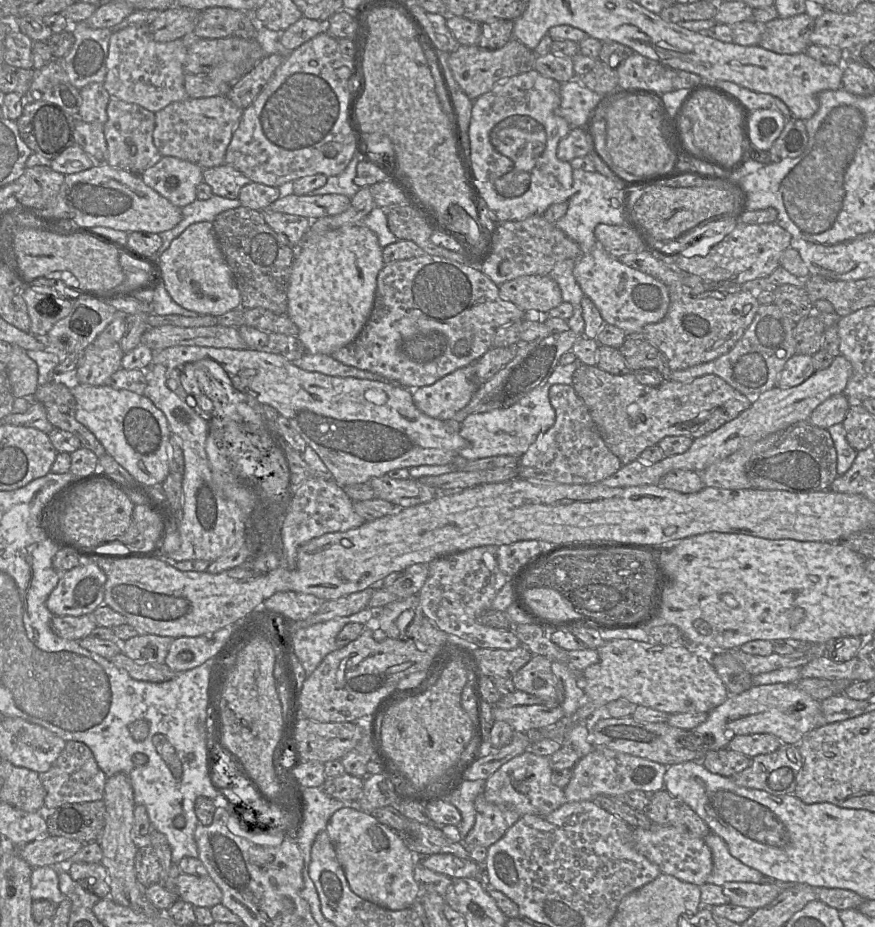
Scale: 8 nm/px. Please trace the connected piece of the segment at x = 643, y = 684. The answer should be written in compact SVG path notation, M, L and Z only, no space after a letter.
M615 639L605 642L597 649L599 660L587 667L579 676L583 685L583 704L570 716L564 716L547 727L527 731L531 744L540 739L554 739L564 742L567 733L576 725L587 723L591 715L599 708L620 698L625 698L637 706L645 706L665 712L669 715L679 713L711 712L729 697L729 692L714 669L711 658L698 654L687 644L686 646L661 645L651 642L640 642L632 639Z

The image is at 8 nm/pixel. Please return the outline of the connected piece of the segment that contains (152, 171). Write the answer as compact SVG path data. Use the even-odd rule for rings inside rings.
M162 156L141 175L143 182L180 208L197 199L196 188L203 182L200 166L173 156Z

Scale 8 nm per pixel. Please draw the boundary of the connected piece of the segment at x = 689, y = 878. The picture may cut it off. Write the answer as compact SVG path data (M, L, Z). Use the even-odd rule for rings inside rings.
M653 822L649 829L633 828L632 834L634 849L657 865L662 873L699 887L707 883L712 872L713 861L712 852L705 839L689 836L687 832L678 830L674 826L663 826Z

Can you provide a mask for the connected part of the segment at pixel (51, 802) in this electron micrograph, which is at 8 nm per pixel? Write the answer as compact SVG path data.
M70 740L50 769L40 773L46 795L44 811L54 810L66 803L102 800L107 777L99 768L91 749L83 742Z

